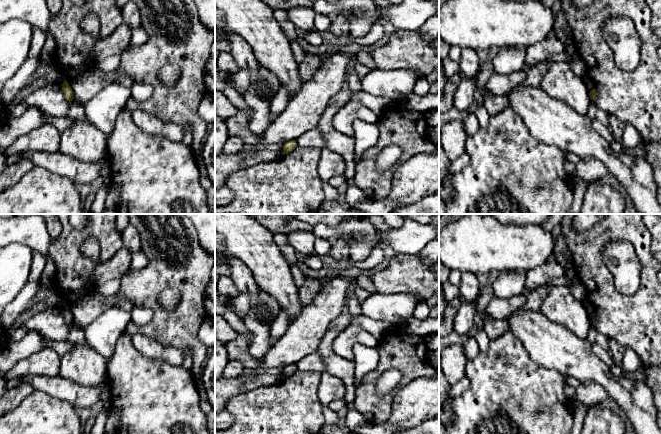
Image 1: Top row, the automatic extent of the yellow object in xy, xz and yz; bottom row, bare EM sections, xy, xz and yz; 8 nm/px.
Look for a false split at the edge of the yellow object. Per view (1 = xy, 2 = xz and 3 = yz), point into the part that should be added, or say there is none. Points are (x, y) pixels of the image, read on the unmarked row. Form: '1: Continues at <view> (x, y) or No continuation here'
1: No continuation here
2: No continuation here
3: No continuation here

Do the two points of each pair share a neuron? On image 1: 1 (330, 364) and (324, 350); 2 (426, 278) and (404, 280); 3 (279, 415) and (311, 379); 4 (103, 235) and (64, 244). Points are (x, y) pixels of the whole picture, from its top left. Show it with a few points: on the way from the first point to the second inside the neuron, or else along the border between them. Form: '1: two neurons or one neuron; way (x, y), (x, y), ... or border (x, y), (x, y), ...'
1: one neuron; way (330, 361), (327, 353)
2: one neuron; way (421, 277), (409, 277)
3: one neuron; way (288, 406), (302, 388)
4: one neuron; way (93, 233), (85, 233), (74, 239)

